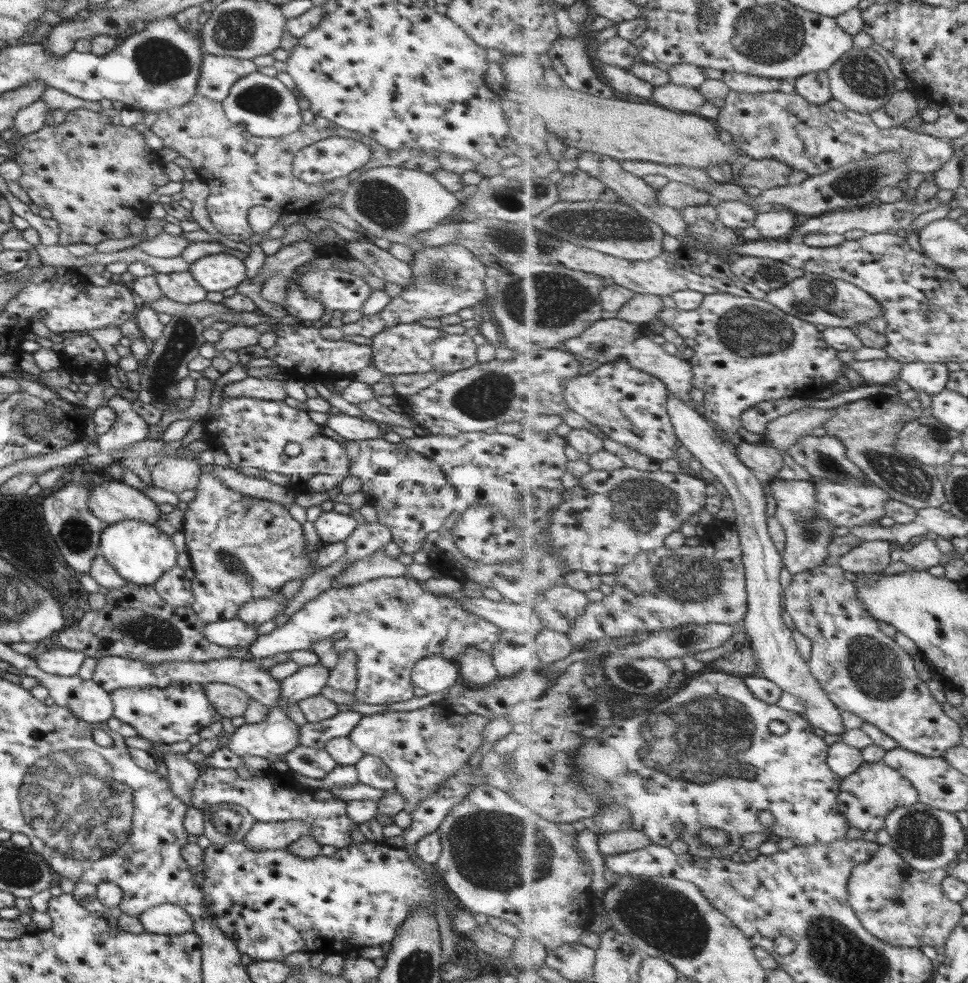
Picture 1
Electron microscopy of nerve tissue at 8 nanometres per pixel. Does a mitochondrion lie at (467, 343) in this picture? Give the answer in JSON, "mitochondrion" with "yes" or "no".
{"mitochondrion":"no"}

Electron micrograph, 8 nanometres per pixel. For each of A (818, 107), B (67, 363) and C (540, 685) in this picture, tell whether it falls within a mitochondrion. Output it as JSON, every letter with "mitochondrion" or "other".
{"A":"other","B":"other","C":"other"}

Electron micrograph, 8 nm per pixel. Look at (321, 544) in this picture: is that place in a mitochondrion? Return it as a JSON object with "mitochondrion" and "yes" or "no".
{"mitochondrion":"no"}

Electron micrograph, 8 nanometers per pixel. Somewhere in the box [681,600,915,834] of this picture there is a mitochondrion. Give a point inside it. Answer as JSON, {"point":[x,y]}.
{"point":[872,665]}

